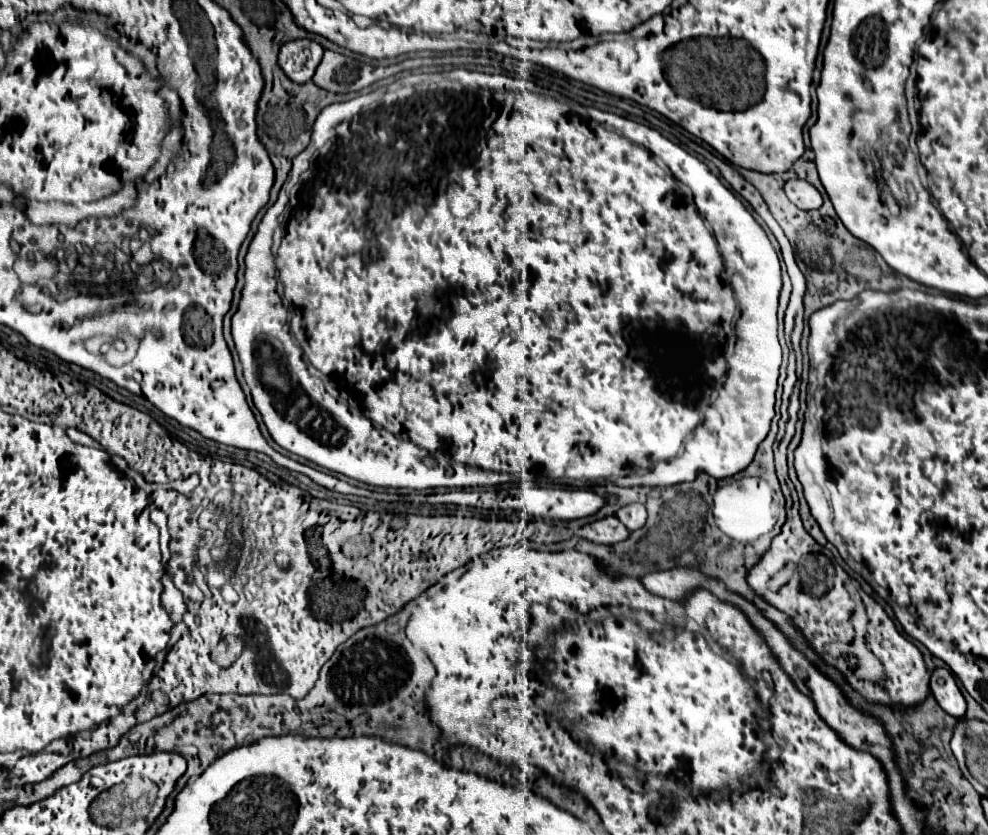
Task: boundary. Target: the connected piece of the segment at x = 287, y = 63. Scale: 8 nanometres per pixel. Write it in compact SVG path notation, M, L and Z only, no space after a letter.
M291 40L283 44L279 52L279 66L291 76L291 80L303 84L315 76L315 70L323 58L323 46L317 40Z

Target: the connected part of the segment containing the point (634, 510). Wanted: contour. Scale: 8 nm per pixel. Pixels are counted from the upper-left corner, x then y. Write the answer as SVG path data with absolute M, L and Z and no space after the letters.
M629 504L621 510L617 510L617 518L629 528L629 530L637 530L645 524L645 518L647 518L647 512L641 504Z

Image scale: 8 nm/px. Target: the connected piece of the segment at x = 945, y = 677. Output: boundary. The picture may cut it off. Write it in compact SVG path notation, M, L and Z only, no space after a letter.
M935 668L931 672L931 684L929 684L935 700L939 702L939 706L951 714L953 718L965 716L965 698L951 674L951 670L947 668Z

